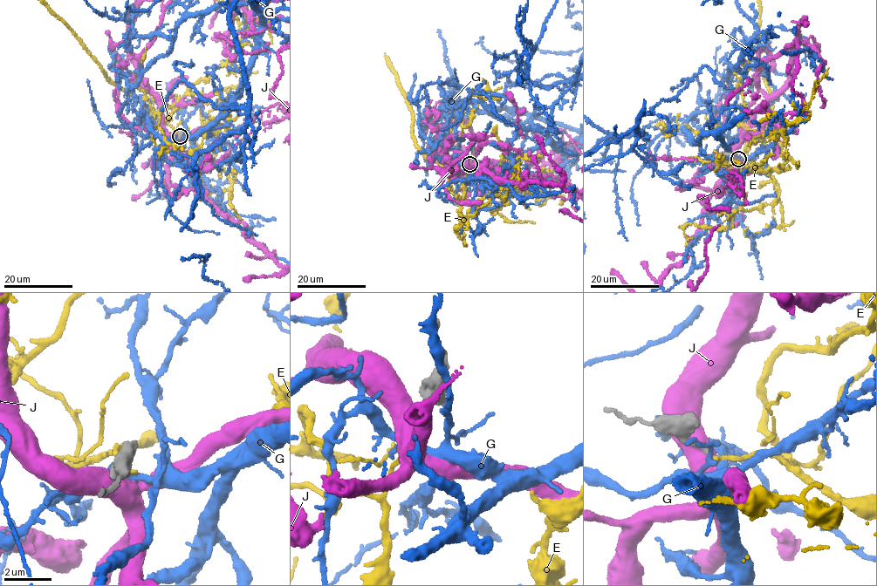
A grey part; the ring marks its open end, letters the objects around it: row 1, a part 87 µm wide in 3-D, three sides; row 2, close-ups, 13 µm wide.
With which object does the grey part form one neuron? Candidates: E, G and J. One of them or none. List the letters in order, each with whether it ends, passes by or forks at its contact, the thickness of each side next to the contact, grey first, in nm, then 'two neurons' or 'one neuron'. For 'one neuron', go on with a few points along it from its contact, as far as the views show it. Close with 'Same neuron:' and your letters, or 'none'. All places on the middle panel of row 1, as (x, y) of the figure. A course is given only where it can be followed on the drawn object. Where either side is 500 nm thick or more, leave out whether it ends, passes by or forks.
E: it ends; calibres 180 and 180 nm; one neuron
G: it forks; calibres 180 and 240 nm; two neurons
J: calibres 220 and 800 nm; two neurons
Same neuron: E

